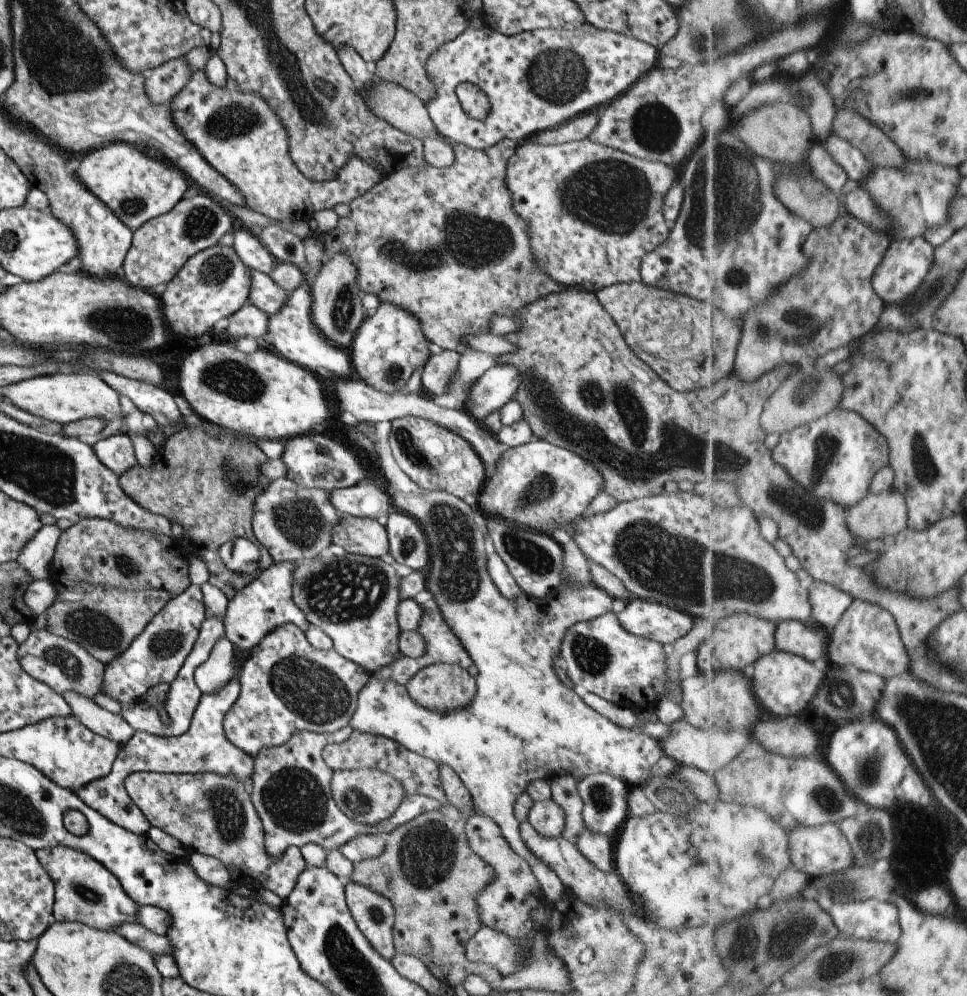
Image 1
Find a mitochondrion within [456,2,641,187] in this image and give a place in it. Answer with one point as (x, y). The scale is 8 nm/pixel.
(556, 76)

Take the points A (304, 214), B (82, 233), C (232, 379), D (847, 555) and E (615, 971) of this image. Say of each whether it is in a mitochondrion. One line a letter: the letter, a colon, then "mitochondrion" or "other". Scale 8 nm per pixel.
A: other
B: other
C: mitochondrion
D: other
E: mitochondrion

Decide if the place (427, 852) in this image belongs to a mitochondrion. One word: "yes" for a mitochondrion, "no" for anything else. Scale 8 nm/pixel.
yes

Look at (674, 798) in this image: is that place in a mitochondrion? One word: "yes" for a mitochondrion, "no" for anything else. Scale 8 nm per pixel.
yes

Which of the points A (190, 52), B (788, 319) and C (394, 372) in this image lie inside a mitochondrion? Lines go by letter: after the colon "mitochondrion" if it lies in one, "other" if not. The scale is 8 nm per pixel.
A: other
B: mitochondrion
C: mitochondrion

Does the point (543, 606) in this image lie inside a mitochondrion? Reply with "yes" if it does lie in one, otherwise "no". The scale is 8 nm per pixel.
no

